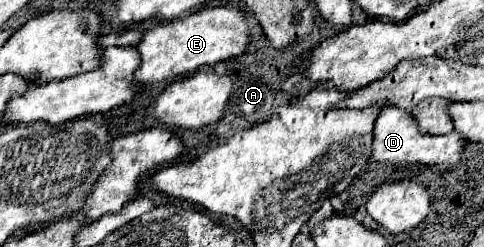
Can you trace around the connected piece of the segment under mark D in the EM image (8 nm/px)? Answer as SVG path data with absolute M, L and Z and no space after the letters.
M391 105L383 107L377 115L373 129L373 153L371 159L379 163L423 163L423 165L447 165L457 169L461 161L461 153L465 149L465 139L455 131L447 135L423 135L415 125L415 119L403 109L395 109Z

